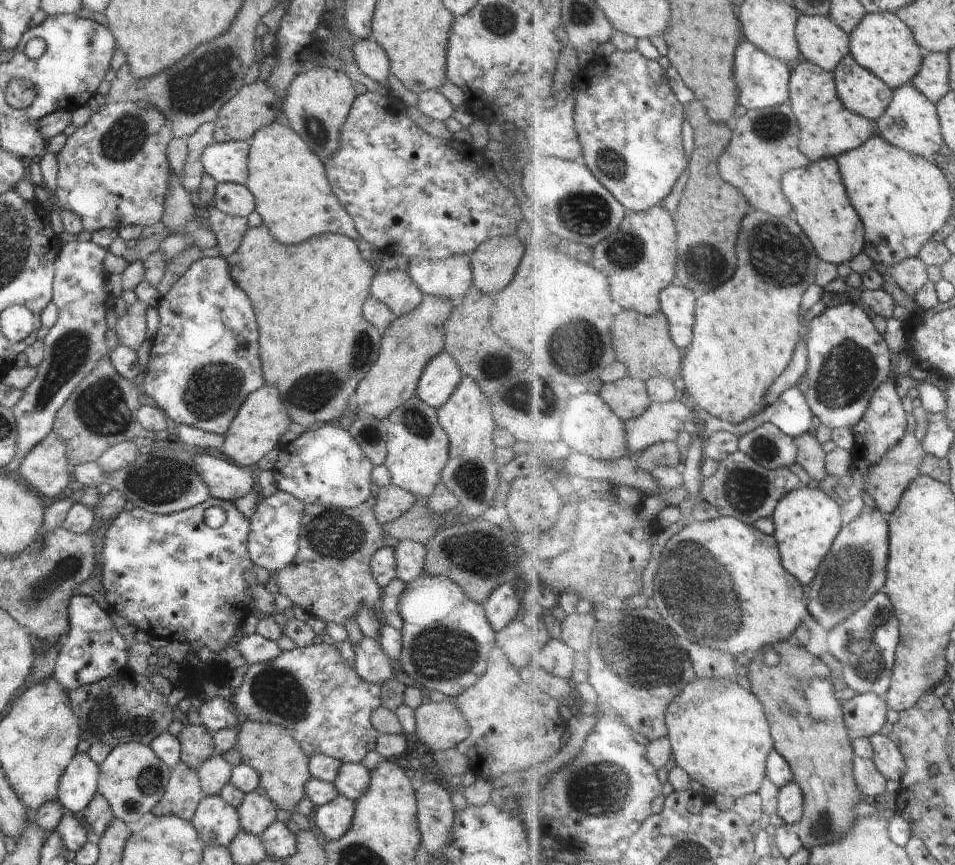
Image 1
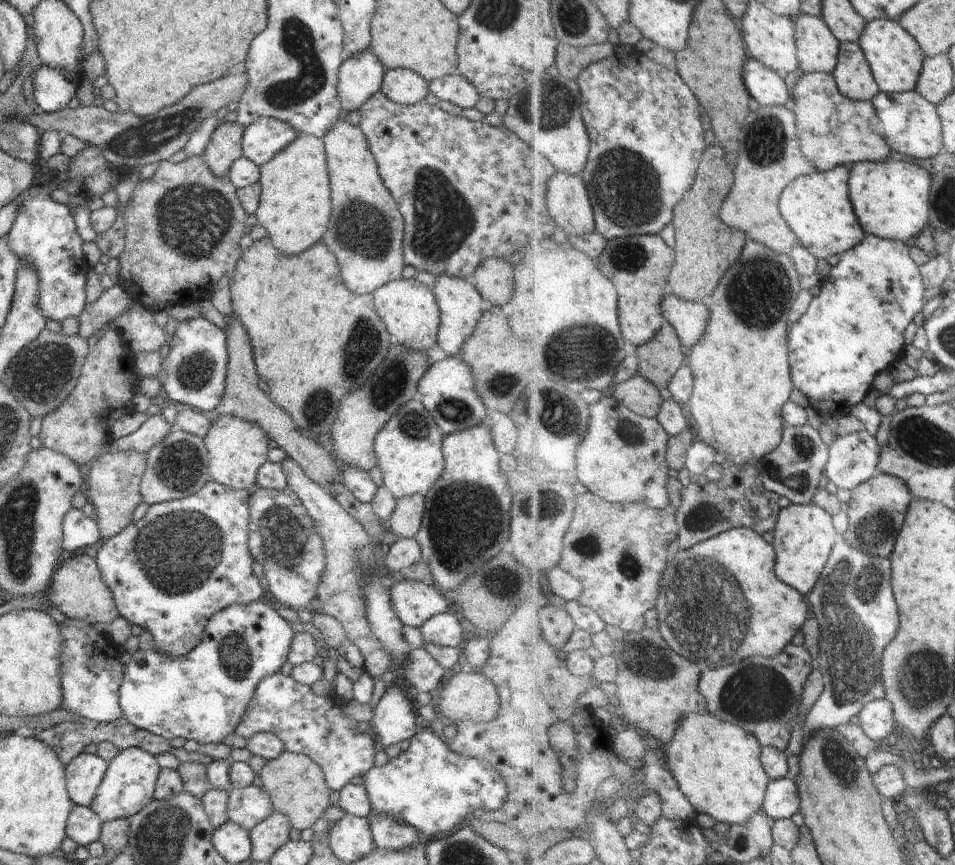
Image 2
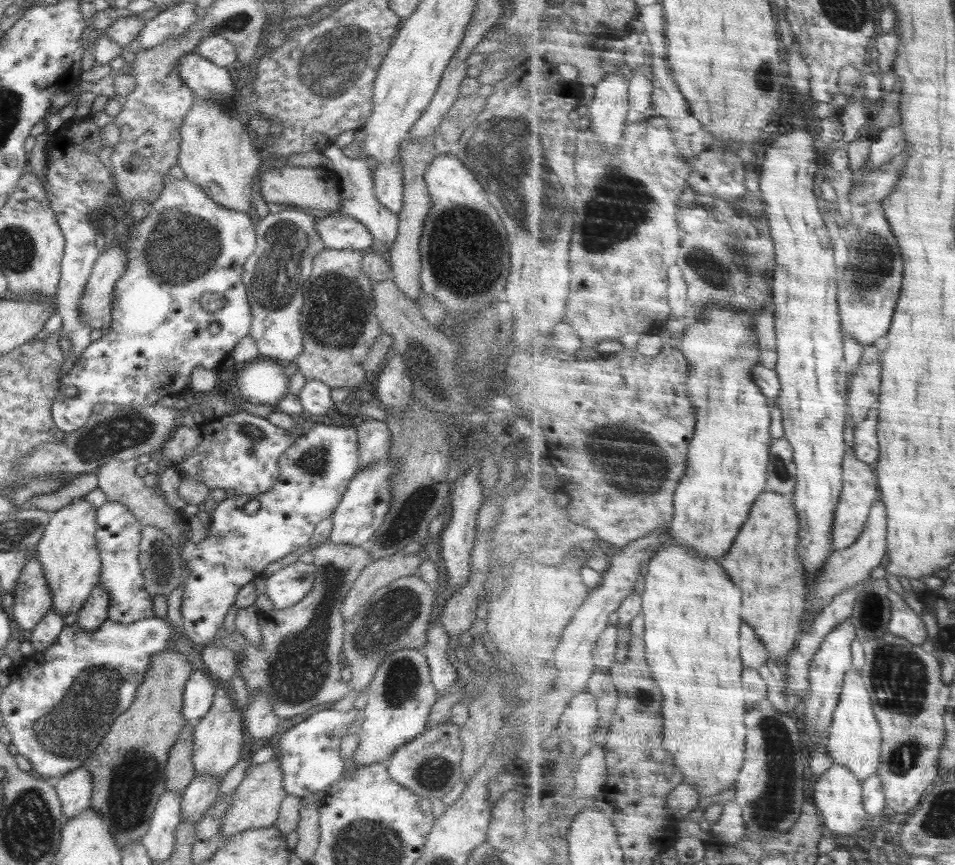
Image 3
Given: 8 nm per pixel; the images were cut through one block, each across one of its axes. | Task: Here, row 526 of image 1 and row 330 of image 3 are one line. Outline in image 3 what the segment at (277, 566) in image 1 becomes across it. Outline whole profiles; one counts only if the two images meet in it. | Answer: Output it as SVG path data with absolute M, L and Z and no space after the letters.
M288 208L274 214L269 213L256 221L257 247L244 263L241 279L252 313L252 328L248 336L256 341L259 355L263 359L276 360L287 365L300 358L300 354L304 352L300 326L300 317L303 314L303 284L310 278L314 257L326 247L316 230L315 220L317 217L313 215L296 208Z

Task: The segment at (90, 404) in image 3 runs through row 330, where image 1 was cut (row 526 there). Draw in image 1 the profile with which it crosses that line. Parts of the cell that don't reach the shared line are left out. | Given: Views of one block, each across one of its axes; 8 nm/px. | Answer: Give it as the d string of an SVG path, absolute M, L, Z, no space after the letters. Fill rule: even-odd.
M209 498L204 503L198 504L187 510L176 512L173 514L151 514L143 509L134 508L134 510L123 511L119 516L116 516L109 523L109 528L104 534L102 549L102 585L106 593L106 600L110 609L114 610L119 616L126 618L132 628L143 630L149 636L158 637L168 640L169 642L201 642L212 652L222 652L228 644L228 641L233 638L236 633L242 628L244 620L248 618L248 614L252 612L252 596L249 594L249 584L244 579L244 571L252 569L254 562L250 560L248 554L248 534L250 534L250 518L246 518L242 512L235 506L233 502L227 502L218 498ZM212 506L220 506L226 512L226 522L220 528L212 529L204 523L204 511Z

